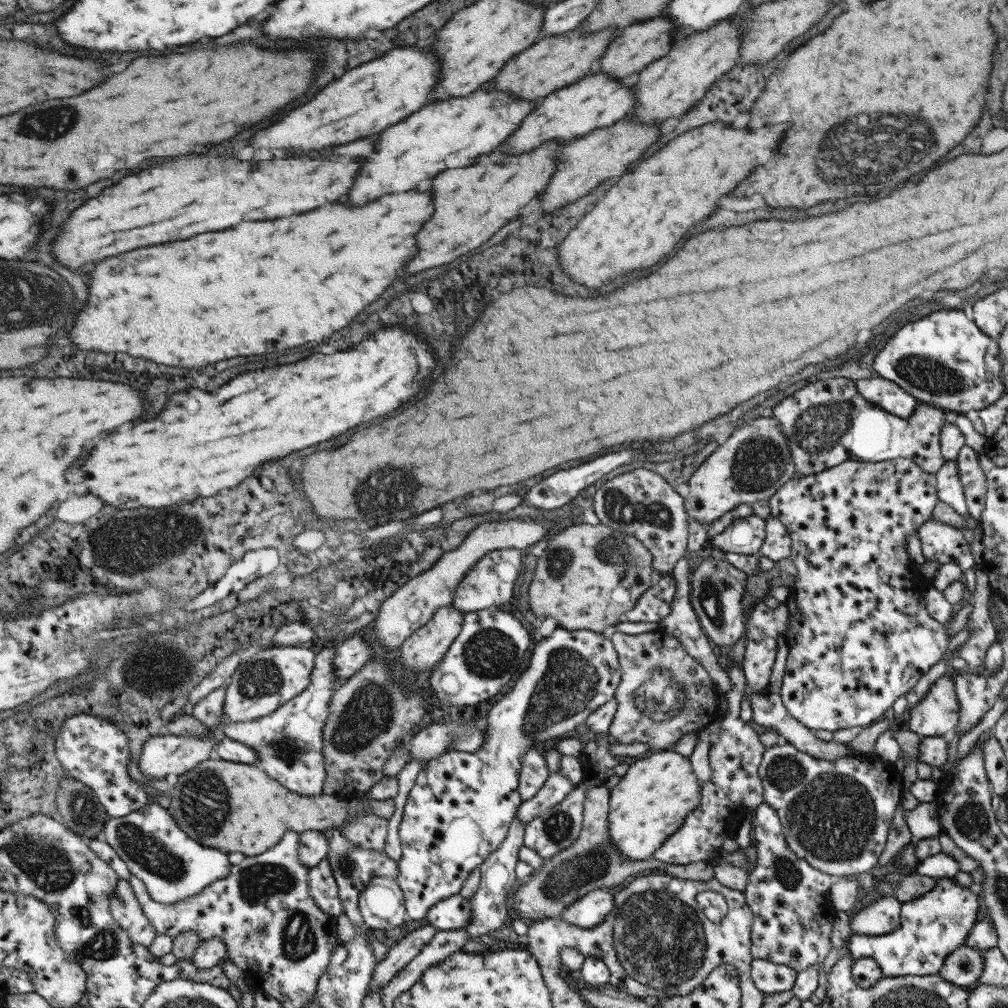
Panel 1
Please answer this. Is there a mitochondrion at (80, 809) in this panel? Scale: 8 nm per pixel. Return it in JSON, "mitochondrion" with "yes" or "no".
{"mitochondrion":"yes"}

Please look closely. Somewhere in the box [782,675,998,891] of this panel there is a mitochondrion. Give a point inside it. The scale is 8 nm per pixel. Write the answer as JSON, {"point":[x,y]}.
{"point":[971,821]}

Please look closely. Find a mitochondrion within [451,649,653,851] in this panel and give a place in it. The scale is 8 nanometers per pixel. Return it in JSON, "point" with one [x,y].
{"point":[559,826]}

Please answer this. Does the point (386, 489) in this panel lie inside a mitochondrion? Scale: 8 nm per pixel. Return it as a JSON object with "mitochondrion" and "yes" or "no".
{"mitochondrion":"yes"}

